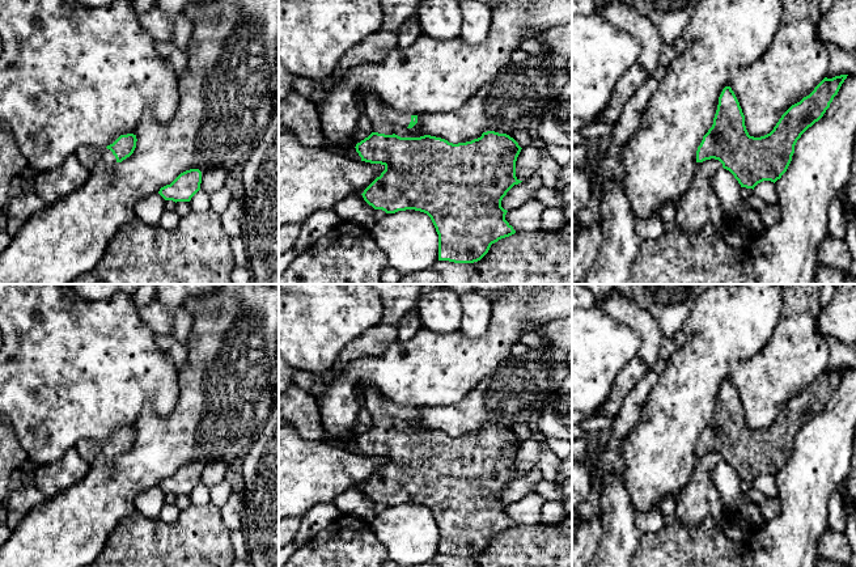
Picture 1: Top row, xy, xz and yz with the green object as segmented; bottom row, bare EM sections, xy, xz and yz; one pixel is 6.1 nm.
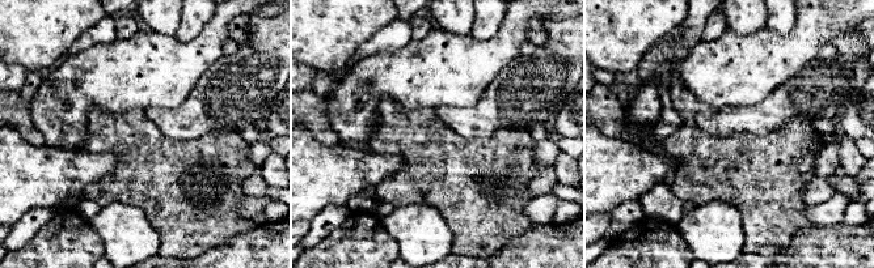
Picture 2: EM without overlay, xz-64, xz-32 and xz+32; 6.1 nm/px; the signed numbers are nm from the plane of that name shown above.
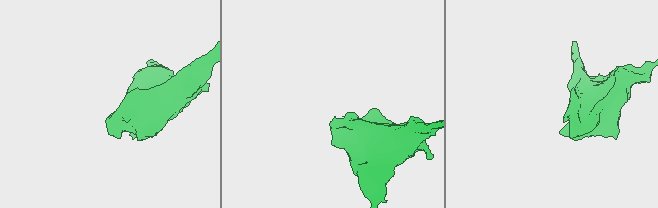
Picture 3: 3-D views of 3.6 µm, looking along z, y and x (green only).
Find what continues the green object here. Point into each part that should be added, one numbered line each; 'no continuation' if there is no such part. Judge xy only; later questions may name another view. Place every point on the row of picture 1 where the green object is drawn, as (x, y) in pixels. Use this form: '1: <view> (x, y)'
1: xy (88, 156)

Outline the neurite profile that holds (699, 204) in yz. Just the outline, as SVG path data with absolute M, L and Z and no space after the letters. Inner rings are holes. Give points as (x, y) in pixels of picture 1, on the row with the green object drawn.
M719 160L696 162L691 186L674 200L675 223L688 236L698 233L705 224L712 224L721 233L722 210L713 190L713 177L722 168Z

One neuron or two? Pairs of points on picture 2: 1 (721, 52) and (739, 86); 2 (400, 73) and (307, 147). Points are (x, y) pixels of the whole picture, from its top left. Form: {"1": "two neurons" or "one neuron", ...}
{"1": "one neuron", "2": "two neurons"}

